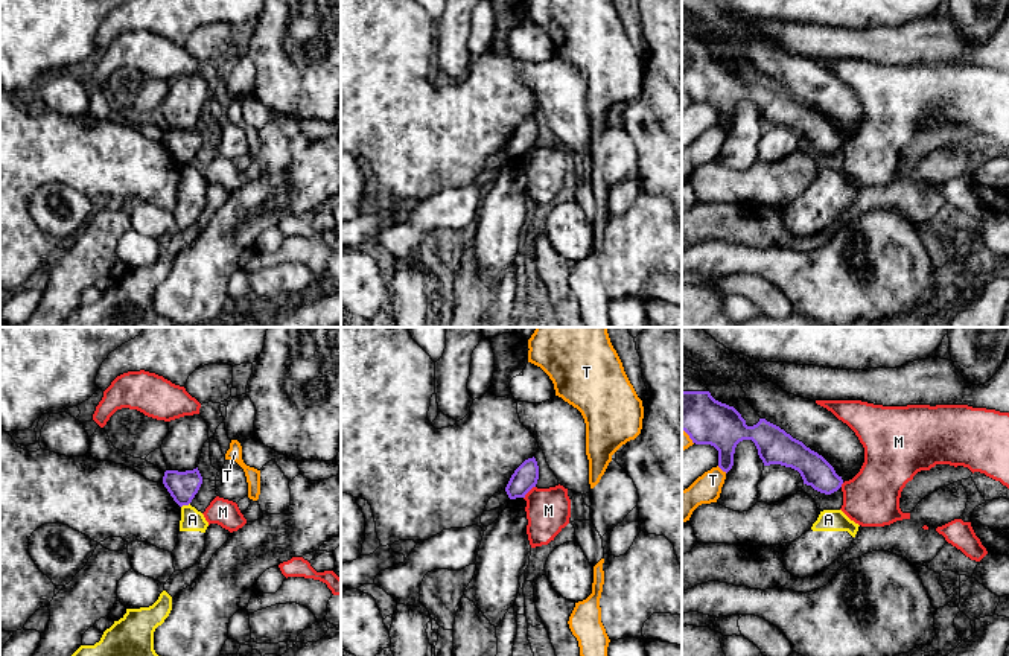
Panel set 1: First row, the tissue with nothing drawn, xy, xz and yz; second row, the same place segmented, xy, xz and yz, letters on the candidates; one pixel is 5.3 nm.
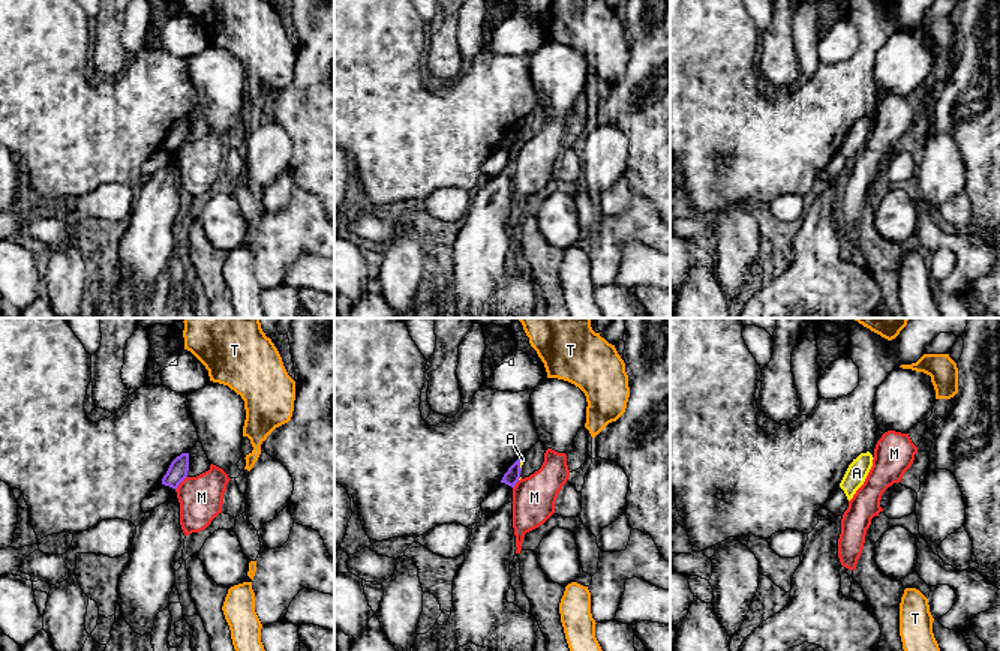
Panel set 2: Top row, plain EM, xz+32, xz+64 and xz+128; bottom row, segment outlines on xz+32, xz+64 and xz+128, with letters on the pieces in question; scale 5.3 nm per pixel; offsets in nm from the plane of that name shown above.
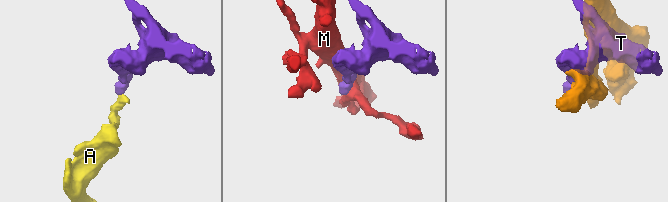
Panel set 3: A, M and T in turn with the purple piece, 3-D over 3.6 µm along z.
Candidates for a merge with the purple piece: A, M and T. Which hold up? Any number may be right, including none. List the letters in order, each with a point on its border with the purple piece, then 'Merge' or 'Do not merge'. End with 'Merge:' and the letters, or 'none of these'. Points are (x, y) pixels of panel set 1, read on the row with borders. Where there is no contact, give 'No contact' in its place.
A: Touches purple at xy (184, 504). Do not merge
M: Touches purple at xz (528, 490). Do not merge
T: Touches purple at yz (722, 469). Do not merge
Merge: none of these

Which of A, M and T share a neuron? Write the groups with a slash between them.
A / M / T

